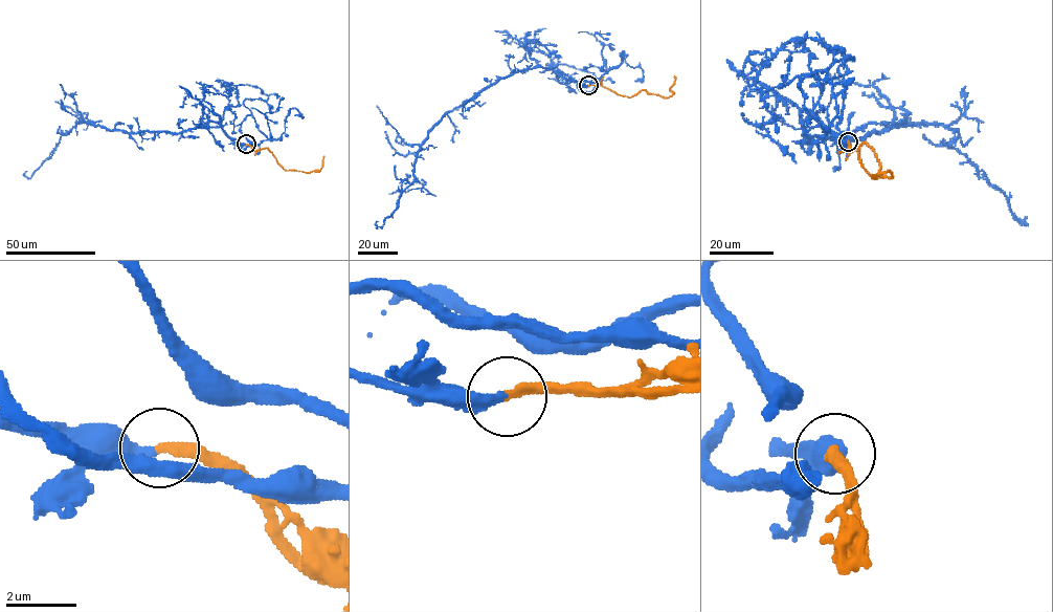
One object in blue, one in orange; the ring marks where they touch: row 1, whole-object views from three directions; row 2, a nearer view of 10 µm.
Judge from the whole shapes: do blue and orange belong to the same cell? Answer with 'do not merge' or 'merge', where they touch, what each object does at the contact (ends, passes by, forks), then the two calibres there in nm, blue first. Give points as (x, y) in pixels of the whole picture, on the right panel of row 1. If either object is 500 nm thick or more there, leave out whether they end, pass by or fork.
merge | (848, 141) | blue ends | orange ends | 300/280 nm

